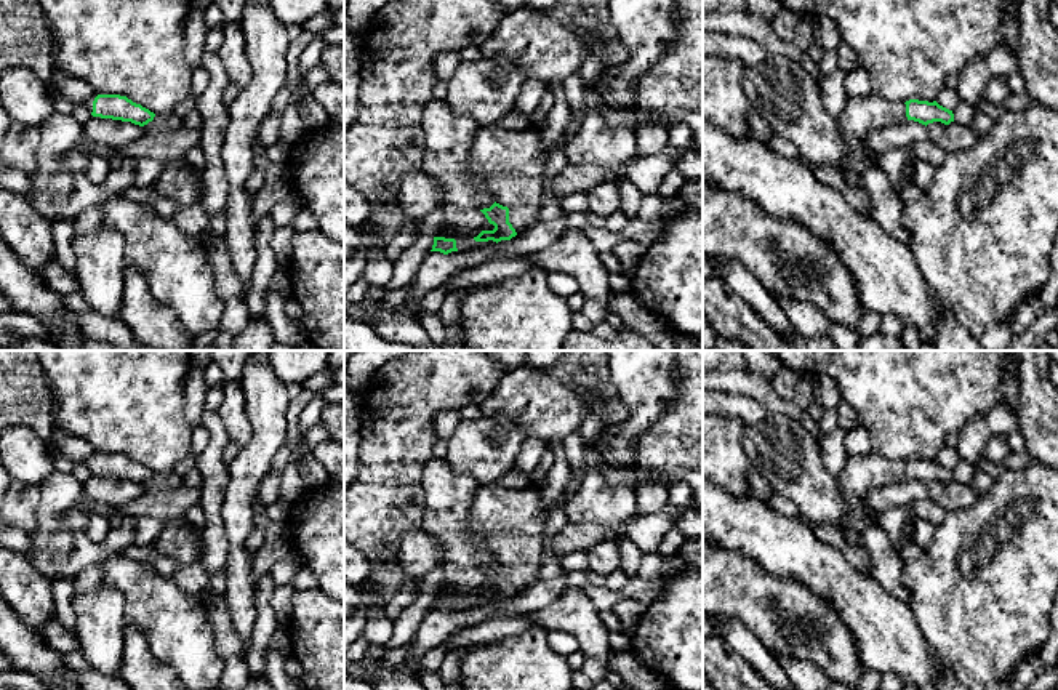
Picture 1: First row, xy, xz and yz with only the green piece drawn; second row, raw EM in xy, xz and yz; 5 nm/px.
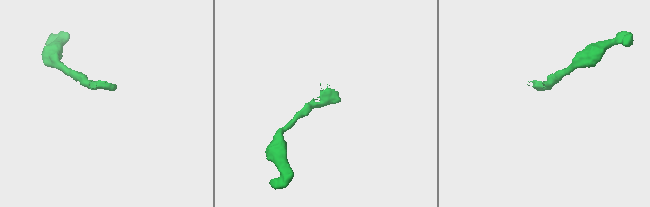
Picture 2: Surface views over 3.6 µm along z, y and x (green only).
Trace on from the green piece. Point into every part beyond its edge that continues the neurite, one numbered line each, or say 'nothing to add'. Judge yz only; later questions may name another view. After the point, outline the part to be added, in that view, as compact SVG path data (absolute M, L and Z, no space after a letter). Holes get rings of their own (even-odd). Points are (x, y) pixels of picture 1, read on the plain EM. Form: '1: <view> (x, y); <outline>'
1: yz (861, 474); M874 450L847 459L837 485L845 499L845 530L842 533L848 544L856 546L861 532L871 522L877 522L879 514L866 504L866 495L906 479L903 459L888 459Z

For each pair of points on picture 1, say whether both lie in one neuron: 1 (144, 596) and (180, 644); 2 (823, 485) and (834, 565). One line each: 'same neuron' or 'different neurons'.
1: same neuron
2: different neurons

